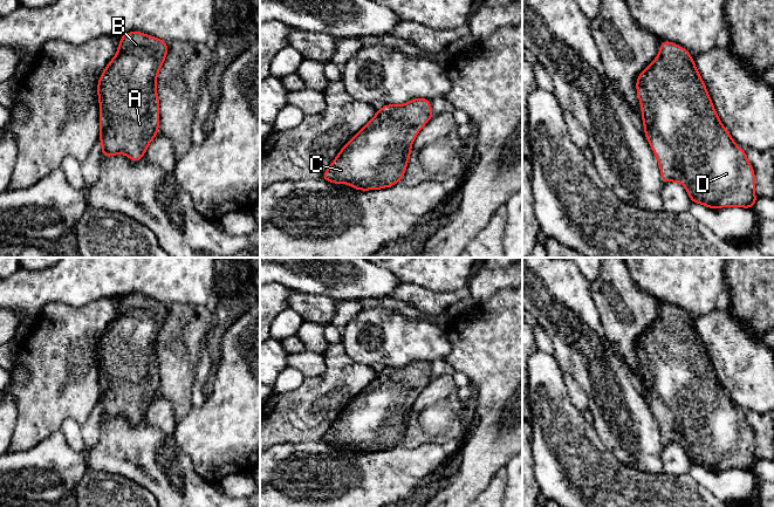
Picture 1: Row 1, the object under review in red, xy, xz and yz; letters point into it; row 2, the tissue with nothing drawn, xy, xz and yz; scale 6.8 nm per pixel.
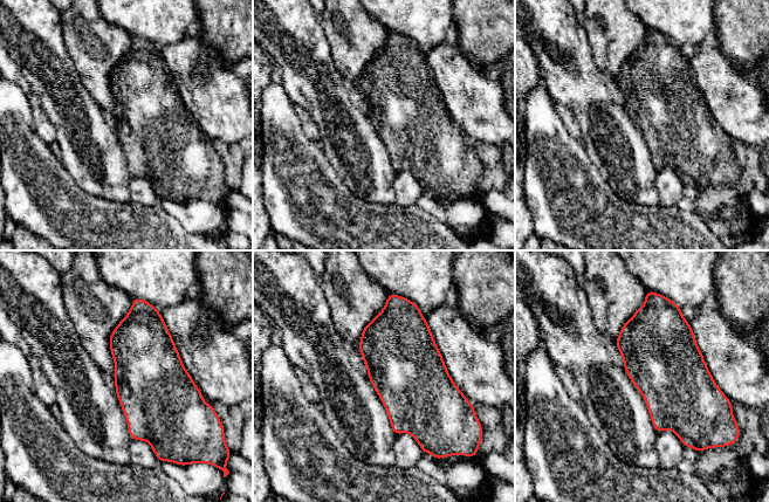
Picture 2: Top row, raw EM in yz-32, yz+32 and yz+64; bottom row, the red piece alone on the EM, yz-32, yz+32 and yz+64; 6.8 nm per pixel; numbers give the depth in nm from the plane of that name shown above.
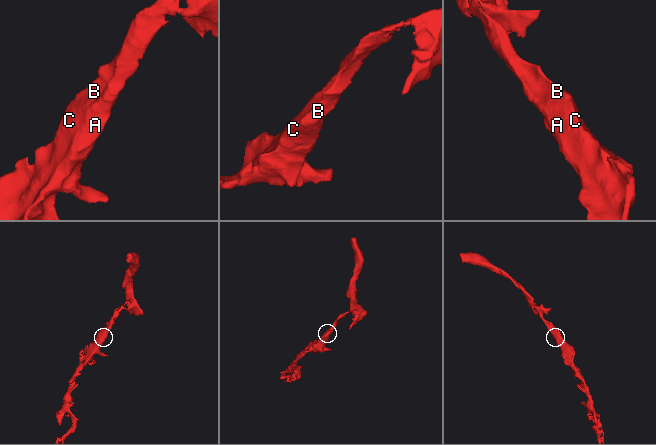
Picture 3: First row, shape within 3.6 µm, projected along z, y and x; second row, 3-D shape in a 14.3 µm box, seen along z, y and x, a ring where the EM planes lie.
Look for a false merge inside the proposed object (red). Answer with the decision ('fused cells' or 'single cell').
single cell

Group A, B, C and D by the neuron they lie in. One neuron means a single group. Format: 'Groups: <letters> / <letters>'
Groups: A B C D

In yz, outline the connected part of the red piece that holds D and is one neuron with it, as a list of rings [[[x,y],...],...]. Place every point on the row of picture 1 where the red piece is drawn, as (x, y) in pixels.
[[[660,41],[658,56],[639,74],[636,88],[644,135],[655,151],[663,181],[680,181],[692,203],[712,210],[727,206],[753,210],[758,200],[754,170],[746,150],[738,149],[720,122],[689,52],[673,42]]]

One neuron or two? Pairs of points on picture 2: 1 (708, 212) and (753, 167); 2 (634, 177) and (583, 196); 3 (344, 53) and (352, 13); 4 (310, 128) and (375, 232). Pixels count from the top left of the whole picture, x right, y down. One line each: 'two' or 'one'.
1: one
2: two
3: one
4: two

